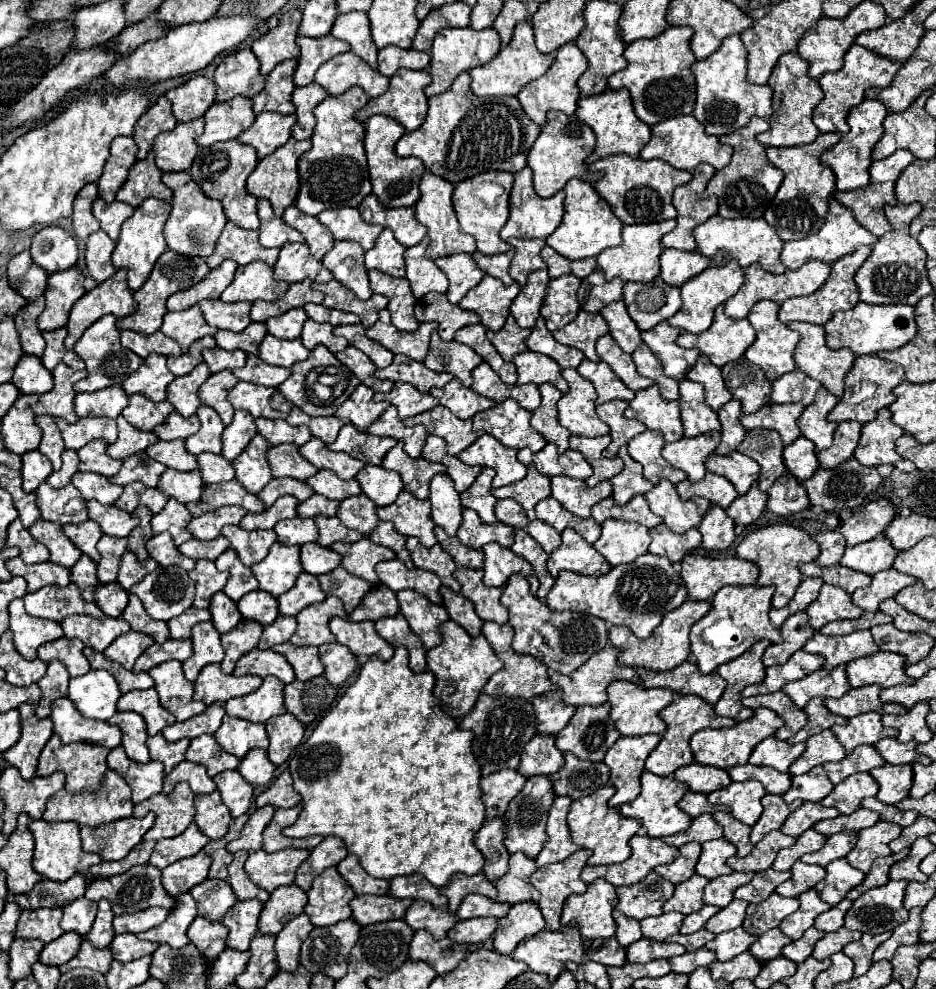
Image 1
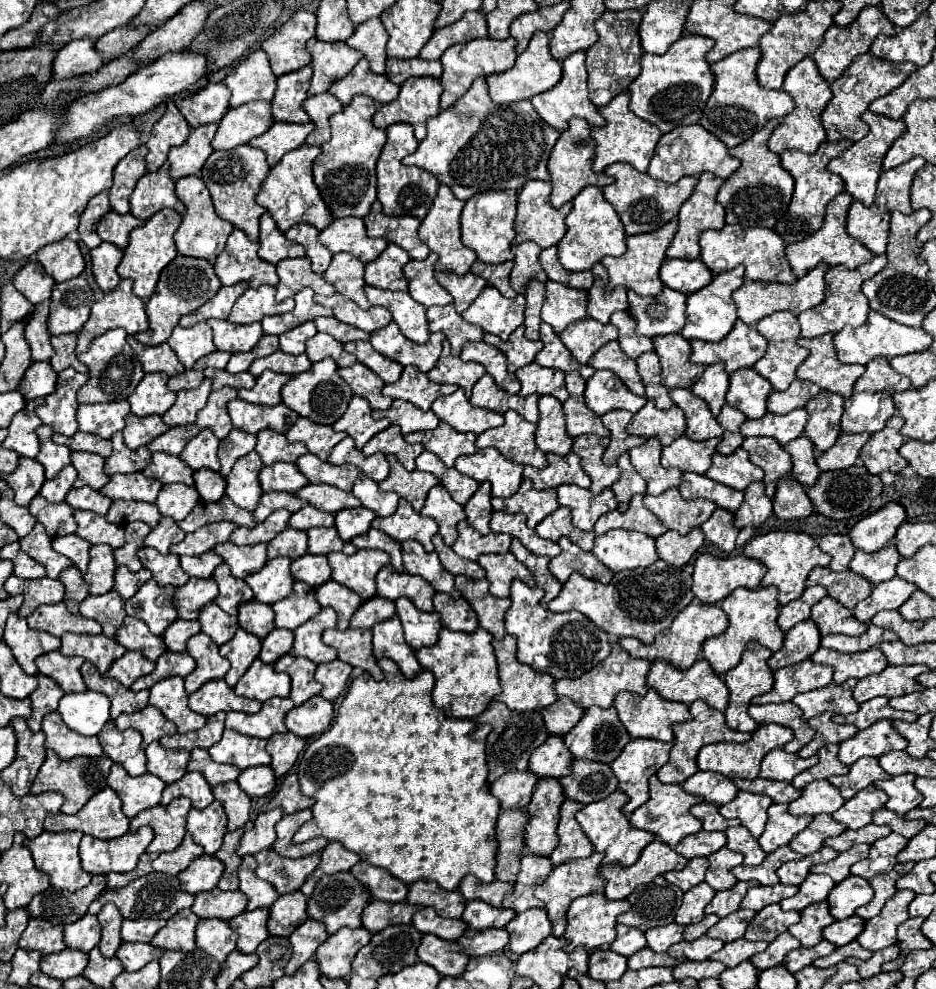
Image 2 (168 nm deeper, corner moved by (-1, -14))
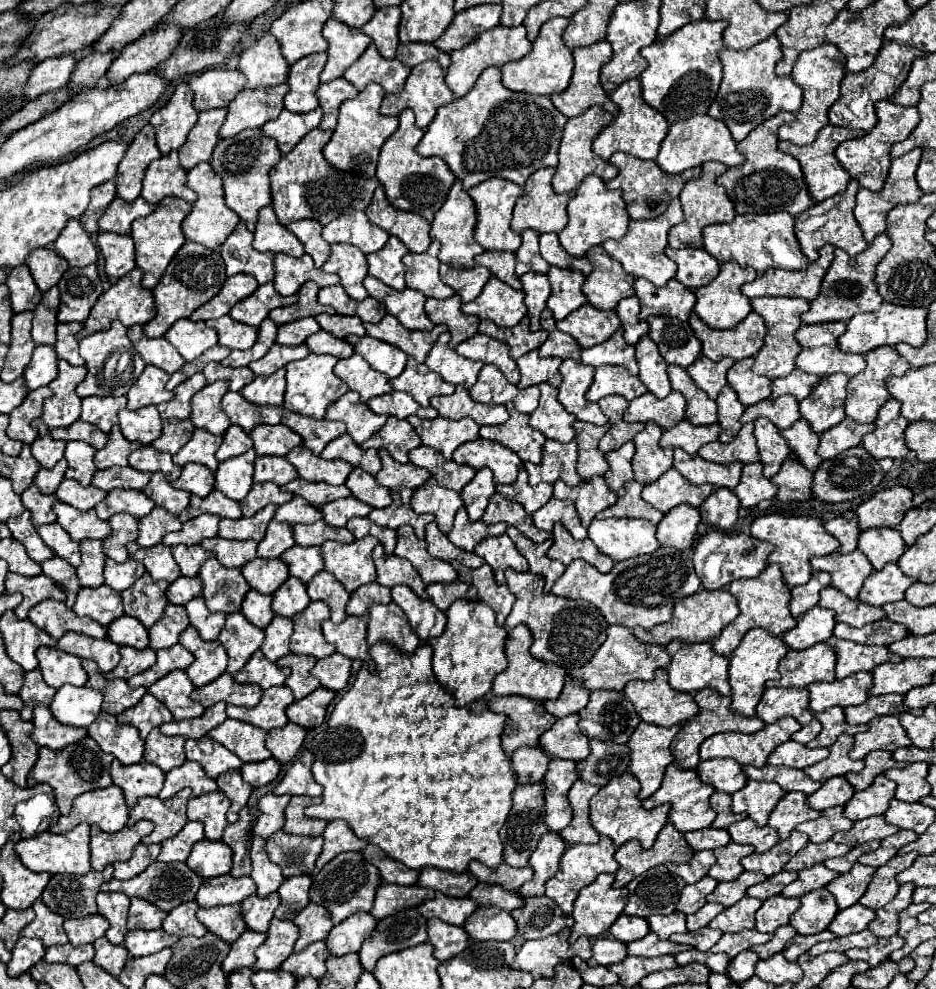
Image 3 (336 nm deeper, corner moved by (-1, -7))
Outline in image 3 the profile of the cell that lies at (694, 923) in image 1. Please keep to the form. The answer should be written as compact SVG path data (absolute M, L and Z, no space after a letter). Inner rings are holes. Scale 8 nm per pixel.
M706 903L700 911L696 911L696 913L692 913L688 917L688 931L692 933L692 931L698 931L698 929L706 927L722 911L724 911L724 905L720 905L720 903Z

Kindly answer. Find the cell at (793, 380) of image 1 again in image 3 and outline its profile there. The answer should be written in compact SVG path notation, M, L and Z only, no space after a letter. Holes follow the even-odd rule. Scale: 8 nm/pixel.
M796 367L796 369L792 371L792 375L778 377L778 379L772 381L772 395L770 395L770 397L772 397L772 399L778 399L778 397L790 393L790 395L794 395L798 401L802 401L802 399L806 399L806 397L812 393L812 389L814 389L814 385L818 385L818 381L820 381L818 375L804 373L802 369Z

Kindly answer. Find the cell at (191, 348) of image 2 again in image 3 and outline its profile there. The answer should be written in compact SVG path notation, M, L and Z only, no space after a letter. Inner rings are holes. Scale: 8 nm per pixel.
M180 319L166 331L164 337L178 349L178 353L184 357L184 361L194 361L206 349L216 345L214 329L206 327L204 321Z

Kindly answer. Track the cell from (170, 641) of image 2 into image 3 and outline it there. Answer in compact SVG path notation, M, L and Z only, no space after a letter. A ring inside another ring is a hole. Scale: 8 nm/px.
M168 605L164 609L164 615L148 629L148 637L150 643L148 647L158 651L158 649L166 649L178 643L180 633L190 625L186 609L182 605Z

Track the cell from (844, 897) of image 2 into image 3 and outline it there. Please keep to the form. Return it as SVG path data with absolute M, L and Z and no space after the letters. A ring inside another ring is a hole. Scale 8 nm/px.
M856 863L848 873L842 873L834 881L830 881L826 885L826 889L830 893L834 893L836 903L838 903L840 909L852 907L864 895L864 891L866 891L866 887L868 887L874 871L876 871L874 867L866 867L866 865Z

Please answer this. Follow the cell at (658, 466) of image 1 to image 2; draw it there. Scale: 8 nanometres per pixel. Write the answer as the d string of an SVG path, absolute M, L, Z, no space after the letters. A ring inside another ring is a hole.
M650 438L646 440L646 444L630 450L630 460L640 476L646 480L648 494L652 496L662 494L662 490L668 488L678 488L682 482L680 470L666 470L660 466L660 452L662 444L658 442L658 438Z

